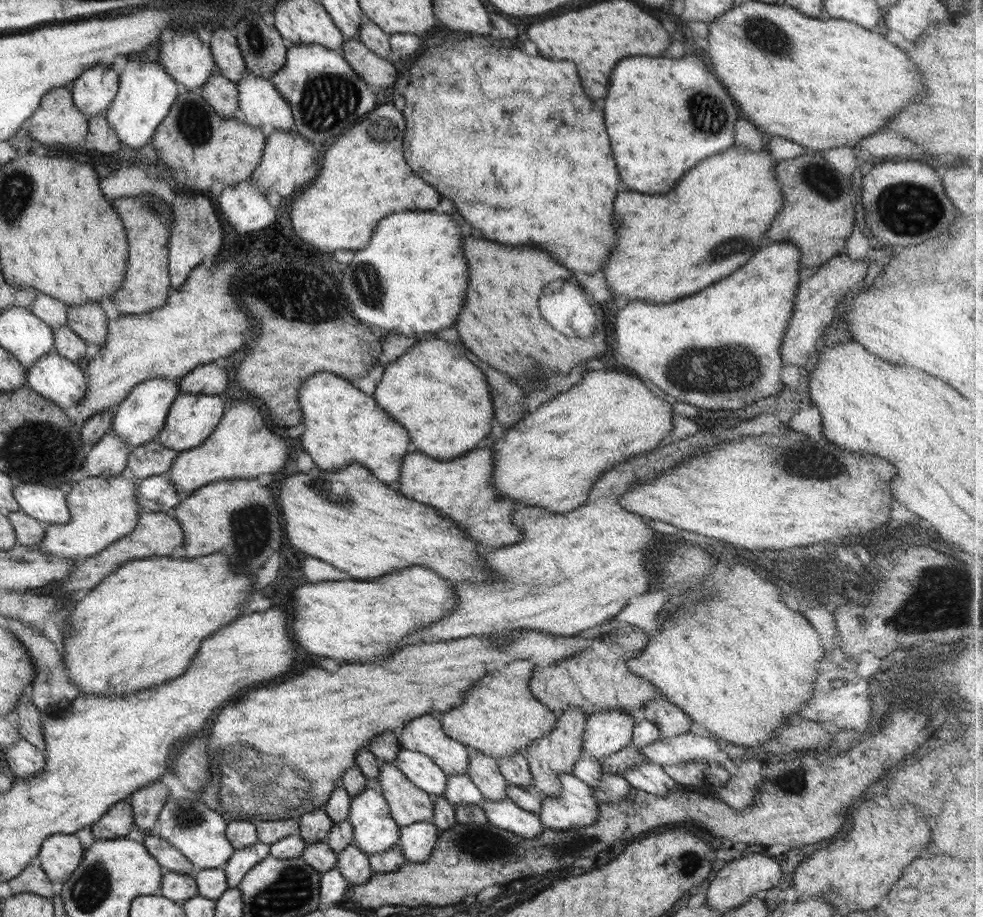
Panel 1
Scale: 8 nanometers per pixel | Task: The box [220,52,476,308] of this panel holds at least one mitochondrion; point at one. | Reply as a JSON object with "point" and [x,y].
{"point":[329,100]}

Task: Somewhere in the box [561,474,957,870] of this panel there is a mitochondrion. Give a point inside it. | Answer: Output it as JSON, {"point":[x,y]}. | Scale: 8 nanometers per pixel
{"point":[792,783]}

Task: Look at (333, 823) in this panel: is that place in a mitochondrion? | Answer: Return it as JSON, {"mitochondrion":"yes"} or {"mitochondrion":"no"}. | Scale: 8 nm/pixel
{"mitochondrion":"no"}

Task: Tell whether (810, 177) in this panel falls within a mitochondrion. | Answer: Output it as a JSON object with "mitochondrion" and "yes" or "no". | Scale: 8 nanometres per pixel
{"mitochondrion":"yes"}

